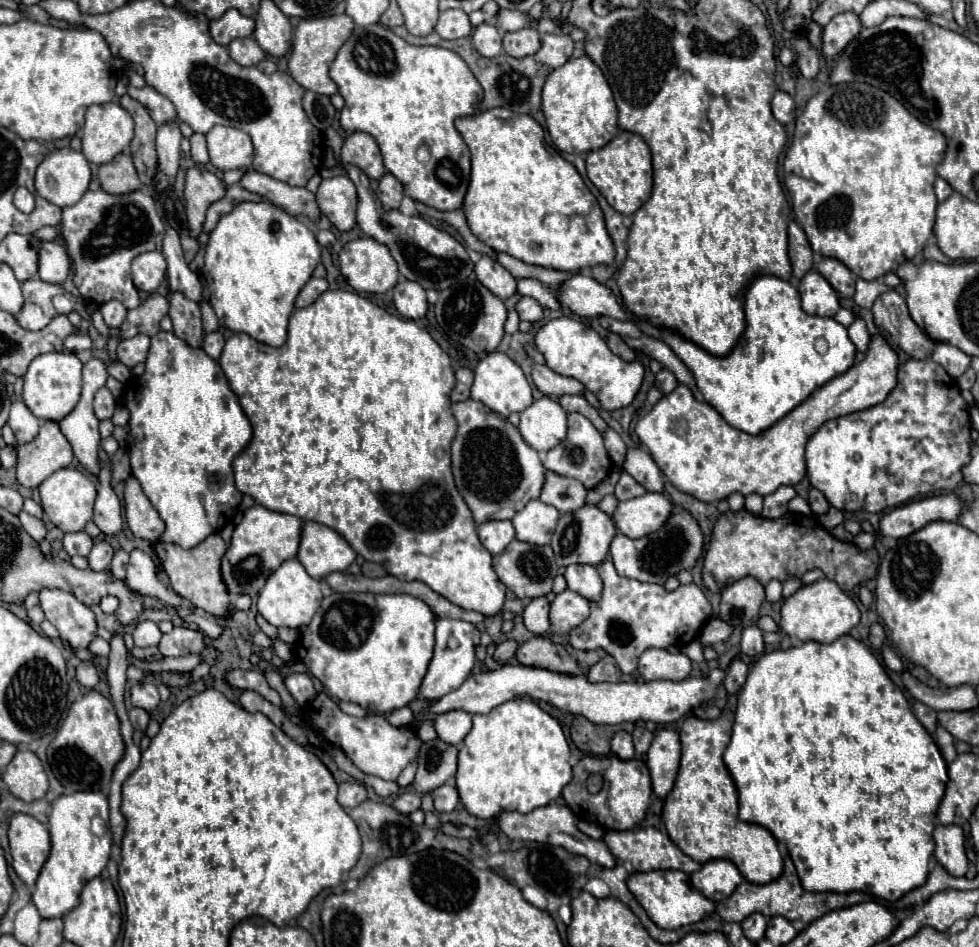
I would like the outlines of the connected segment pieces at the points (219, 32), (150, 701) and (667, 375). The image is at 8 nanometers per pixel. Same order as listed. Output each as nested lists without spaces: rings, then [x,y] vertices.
[[[228,9],[220,19],[210,21],[210,35],[220,45],[228,45],[232,39],[250,37],[254,31],[254,19],[240,15],[236,9]]]
[[[140,681],[134,683],[130,689],[130,701],[134,707],[140,707],[144,711],[154,711],[160,705],[160,695],[154,683]]]
[[[662,369],[658,375],[656,375],[656,387],[662,391],[662,393],[672,393],[672,389],[676,389],[678,381],[674,377],[672,371],[668,369]]]

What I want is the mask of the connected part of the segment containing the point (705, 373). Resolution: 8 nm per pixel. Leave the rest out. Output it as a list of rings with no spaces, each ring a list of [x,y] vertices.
[[[758,277],[746,291],[744,313],[746,329],[736,347],[724,357],[710,355],[680,333],[656,327],[648,319],[634,317],[634,321],[644,333],[660,337],[660,341],[680,357],[680,361],[692,371],[704,401],[734,429],[758,435],[800,405],[812,391],[850,369],[856,347],[848,339],[846,327],[834,319],[804,313],[796,287],[780,277]]]

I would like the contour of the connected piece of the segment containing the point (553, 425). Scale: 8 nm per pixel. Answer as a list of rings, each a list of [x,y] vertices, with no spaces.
[[[552,397],[534,401],[520,413],[520,435],[536,451],[550,451],[566,437],[566,411]]]

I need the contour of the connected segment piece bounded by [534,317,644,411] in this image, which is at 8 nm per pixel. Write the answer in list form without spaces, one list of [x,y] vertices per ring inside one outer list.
[[[570,317],[550,319],[546,325],[542,325],[536,331],[534,345],[544,355],[546,365],[552,371],[582,381],[586,385],[586,389],[592,391],[600,399],[600,403],[606,411],[616,411],[616,409],[628,407],[634,401],[634,397],[642,385],[644,367],[638,361],[634,361],[634,363],[622,361],[618,355],[614,355],[608,349],[606,341],[598,335],[598,331],[584,325],[582,321],[576,321]]]

